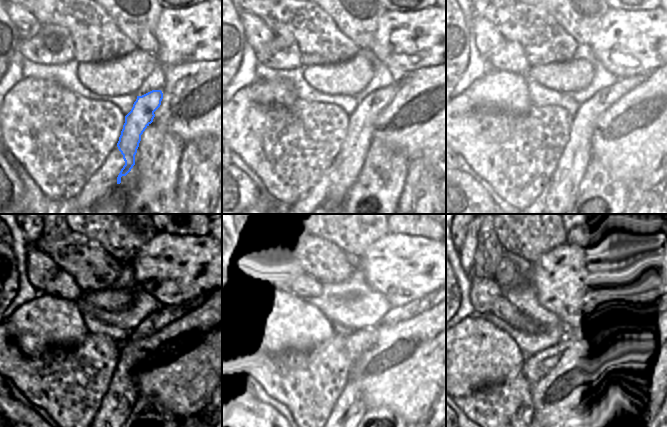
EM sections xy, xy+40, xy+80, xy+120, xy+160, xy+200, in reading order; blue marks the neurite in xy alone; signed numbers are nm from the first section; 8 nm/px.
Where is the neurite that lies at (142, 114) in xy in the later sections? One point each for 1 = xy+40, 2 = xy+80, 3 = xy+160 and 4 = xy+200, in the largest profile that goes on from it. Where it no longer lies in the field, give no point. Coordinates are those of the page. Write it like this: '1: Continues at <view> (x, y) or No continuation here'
1: Continues at xy+40 (348, 163)
2: Continues at xy+80 (576, 155)
3: Continues at xy+160 (347, 410)
4: Continues at xy+200 (548, 415).

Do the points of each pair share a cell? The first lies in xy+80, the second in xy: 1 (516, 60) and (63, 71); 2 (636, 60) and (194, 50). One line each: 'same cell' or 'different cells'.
1: different cells
2: same cell

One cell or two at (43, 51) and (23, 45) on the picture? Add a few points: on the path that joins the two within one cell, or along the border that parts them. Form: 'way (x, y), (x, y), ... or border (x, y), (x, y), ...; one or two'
way (38, 48), (28, 48); one

